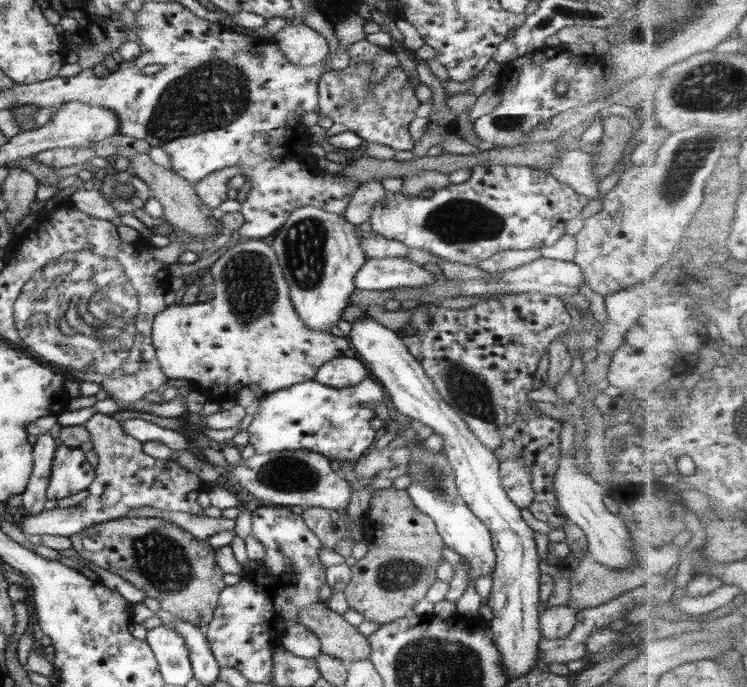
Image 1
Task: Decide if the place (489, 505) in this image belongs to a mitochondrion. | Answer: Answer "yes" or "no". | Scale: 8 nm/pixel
no

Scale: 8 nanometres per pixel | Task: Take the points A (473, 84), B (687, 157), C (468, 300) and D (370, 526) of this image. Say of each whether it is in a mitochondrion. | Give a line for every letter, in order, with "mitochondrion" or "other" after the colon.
A: other
B: mitochondrion
C: other
D: other

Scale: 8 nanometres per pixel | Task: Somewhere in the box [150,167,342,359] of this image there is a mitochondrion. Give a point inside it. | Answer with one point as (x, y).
(248, 278)

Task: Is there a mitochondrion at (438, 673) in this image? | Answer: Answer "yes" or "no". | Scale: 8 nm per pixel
yes

